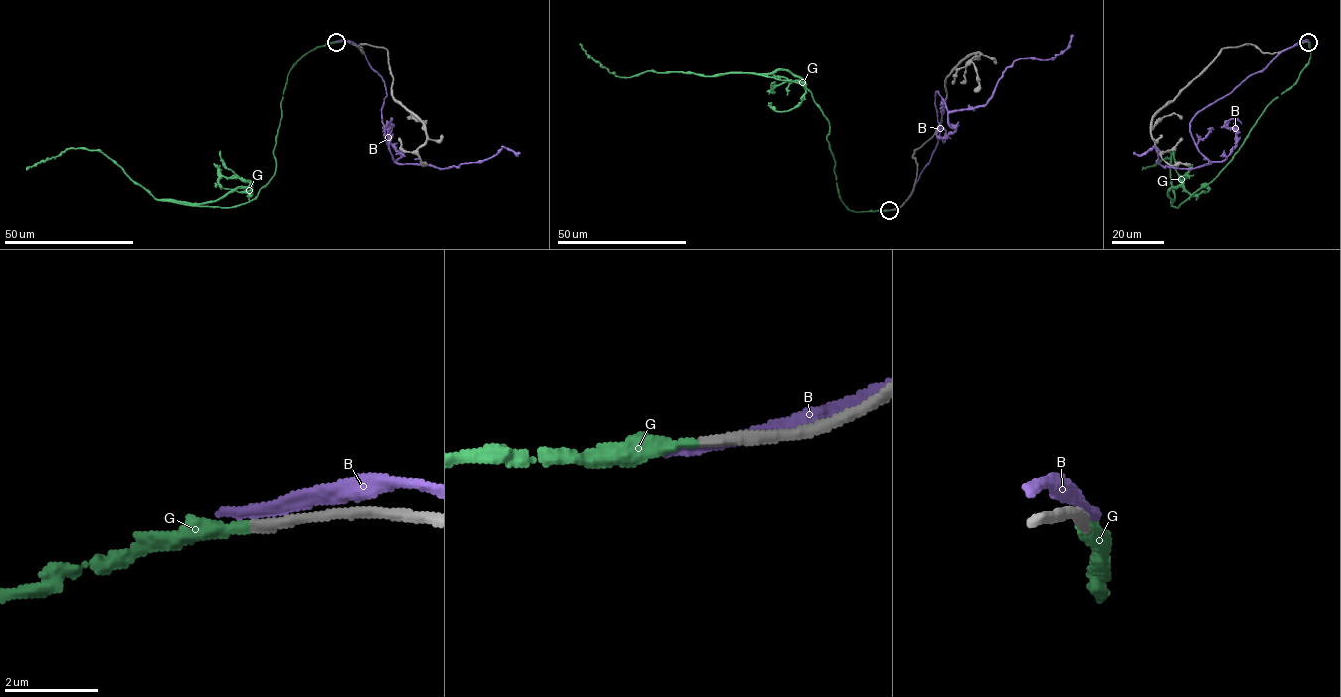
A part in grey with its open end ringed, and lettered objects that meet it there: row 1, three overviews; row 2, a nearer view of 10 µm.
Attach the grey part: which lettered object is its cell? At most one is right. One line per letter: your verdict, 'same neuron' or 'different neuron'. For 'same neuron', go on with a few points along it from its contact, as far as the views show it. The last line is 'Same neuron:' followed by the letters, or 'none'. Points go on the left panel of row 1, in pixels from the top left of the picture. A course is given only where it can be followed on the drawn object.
B: different neuron
G: same neuron; it runs (336, 42), (305, 54), (290, 71), (275, 172), (244, 204), (155, 199), (102, 153), (86, 148), (26, 167)
Same neuron: G

